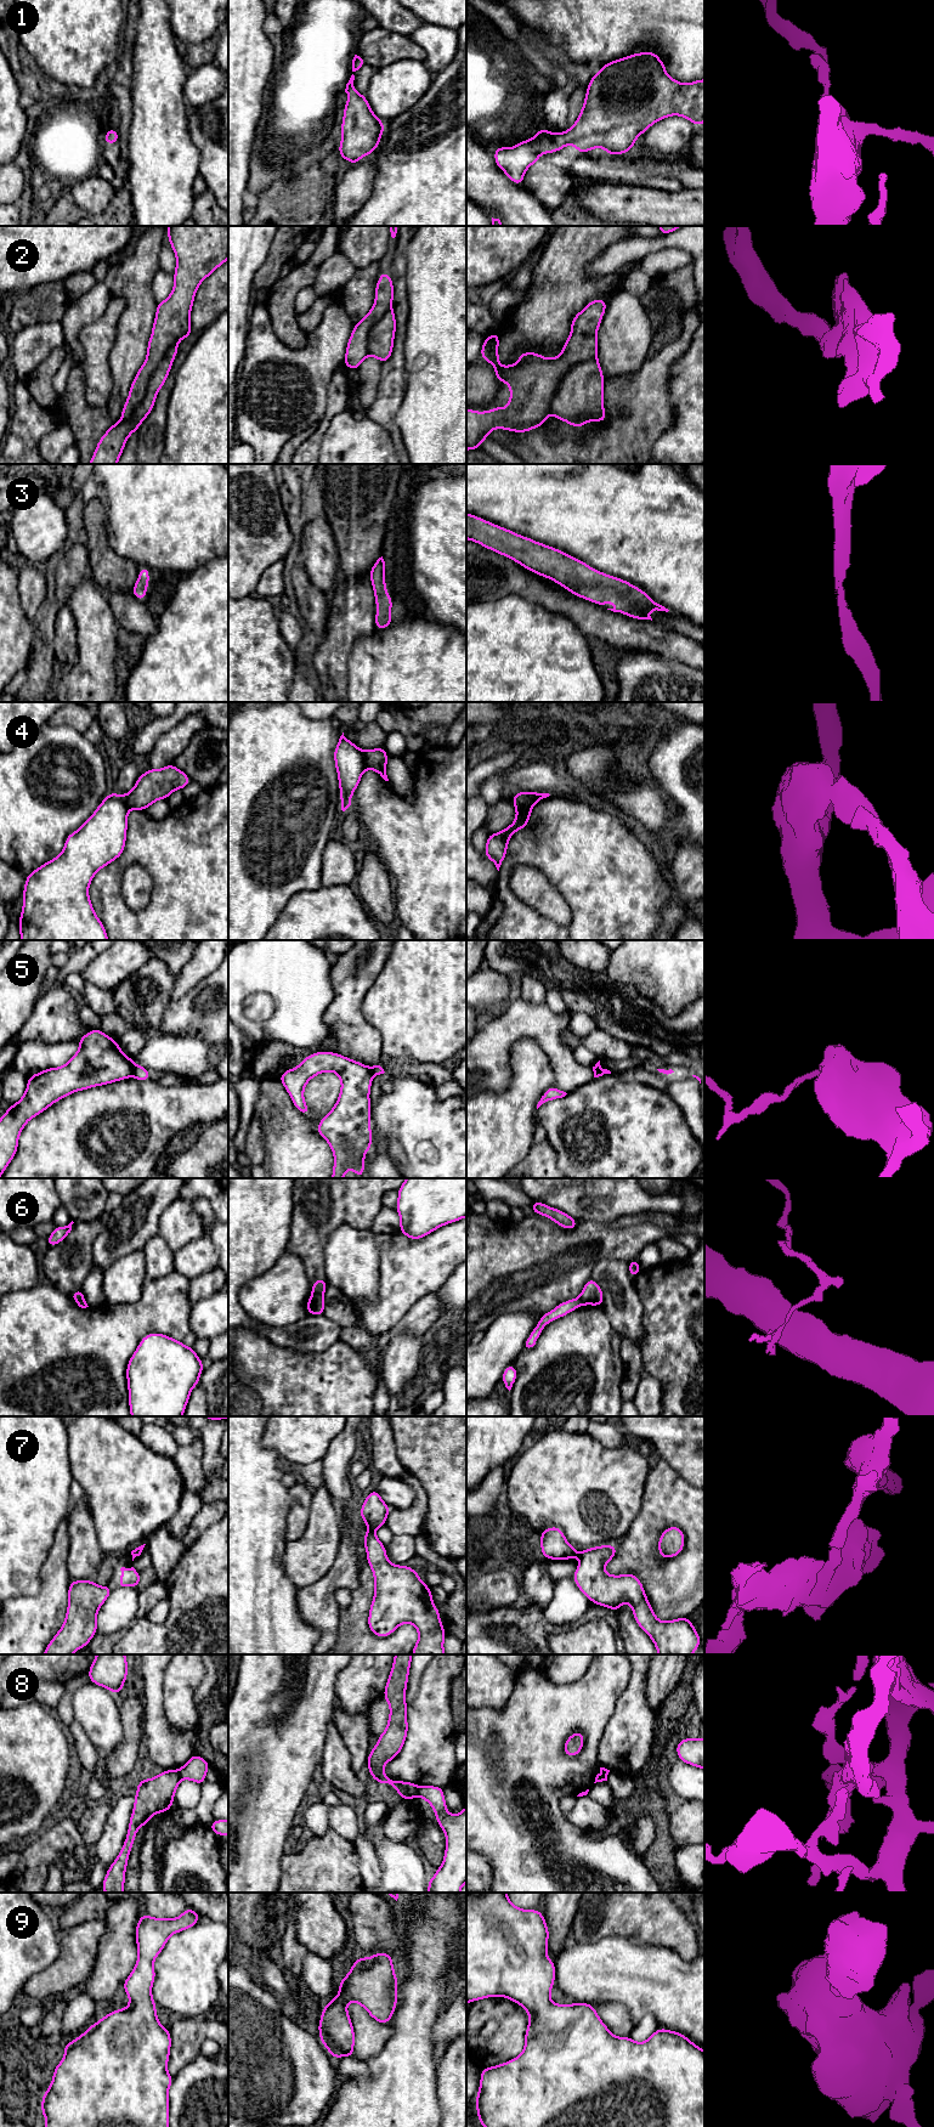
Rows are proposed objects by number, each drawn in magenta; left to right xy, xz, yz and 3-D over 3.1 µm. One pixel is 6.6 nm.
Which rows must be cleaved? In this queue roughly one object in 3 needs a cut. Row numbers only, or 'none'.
2, 4, 5, 6, 7, 8

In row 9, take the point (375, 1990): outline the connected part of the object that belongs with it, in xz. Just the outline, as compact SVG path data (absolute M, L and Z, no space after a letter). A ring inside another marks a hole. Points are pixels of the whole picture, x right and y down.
M377 1952L369 1958L356 1959L350 1972L339 1982L339 1993L334 1999L322 2008L318 2032L322 2044L334 2059L341 2057L355 2057L355 2031L346 2004L356 2002L361 2004L369 2015L380 2024L389 2024L397 2006L397 1982L392 1965L392 1956L386 1952Z

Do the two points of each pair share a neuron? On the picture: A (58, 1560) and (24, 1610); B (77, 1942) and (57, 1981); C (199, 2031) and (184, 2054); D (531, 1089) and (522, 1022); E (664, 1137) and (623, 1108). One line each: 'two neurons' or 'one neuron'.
A: one neuron
B: one neuron
C: one neuron
D: two neurons
E: one neuron

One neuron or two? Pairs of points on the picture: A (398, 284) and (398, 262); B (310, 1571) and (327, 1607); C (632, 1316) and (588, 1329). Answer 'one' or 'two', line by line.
A: one
B: two
C: two

